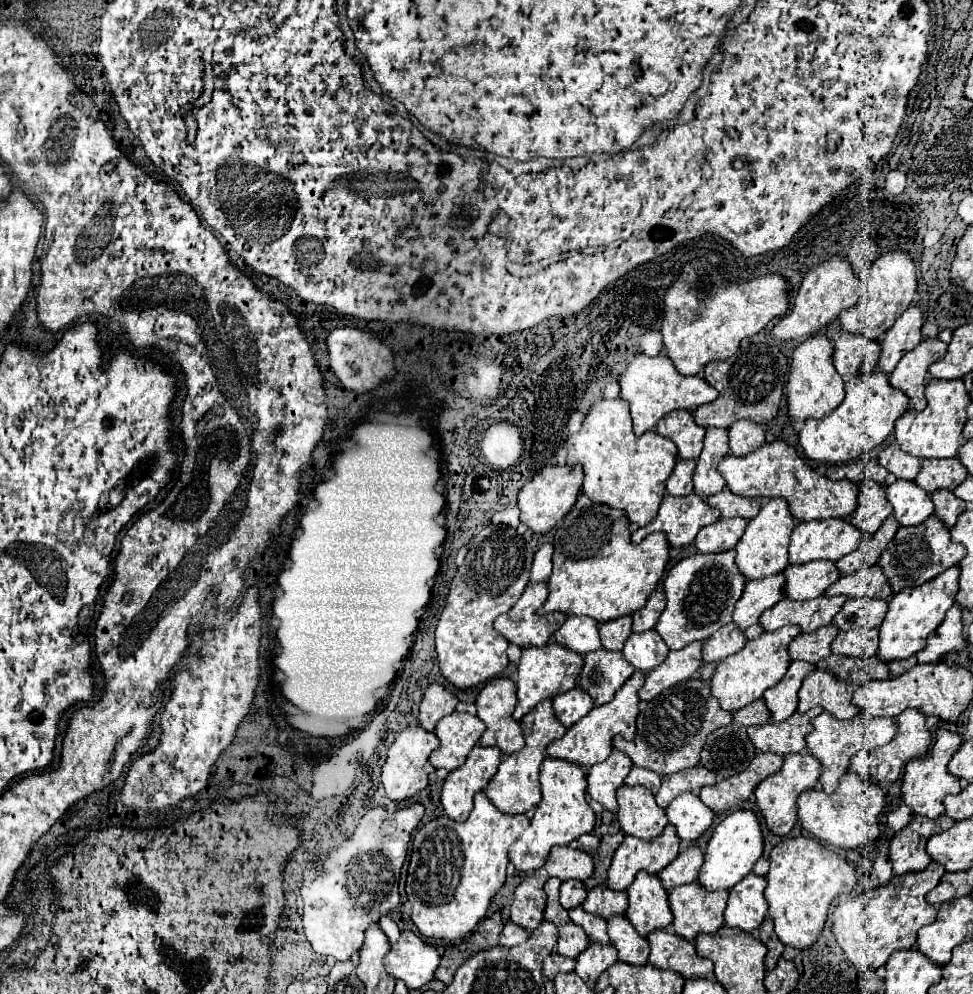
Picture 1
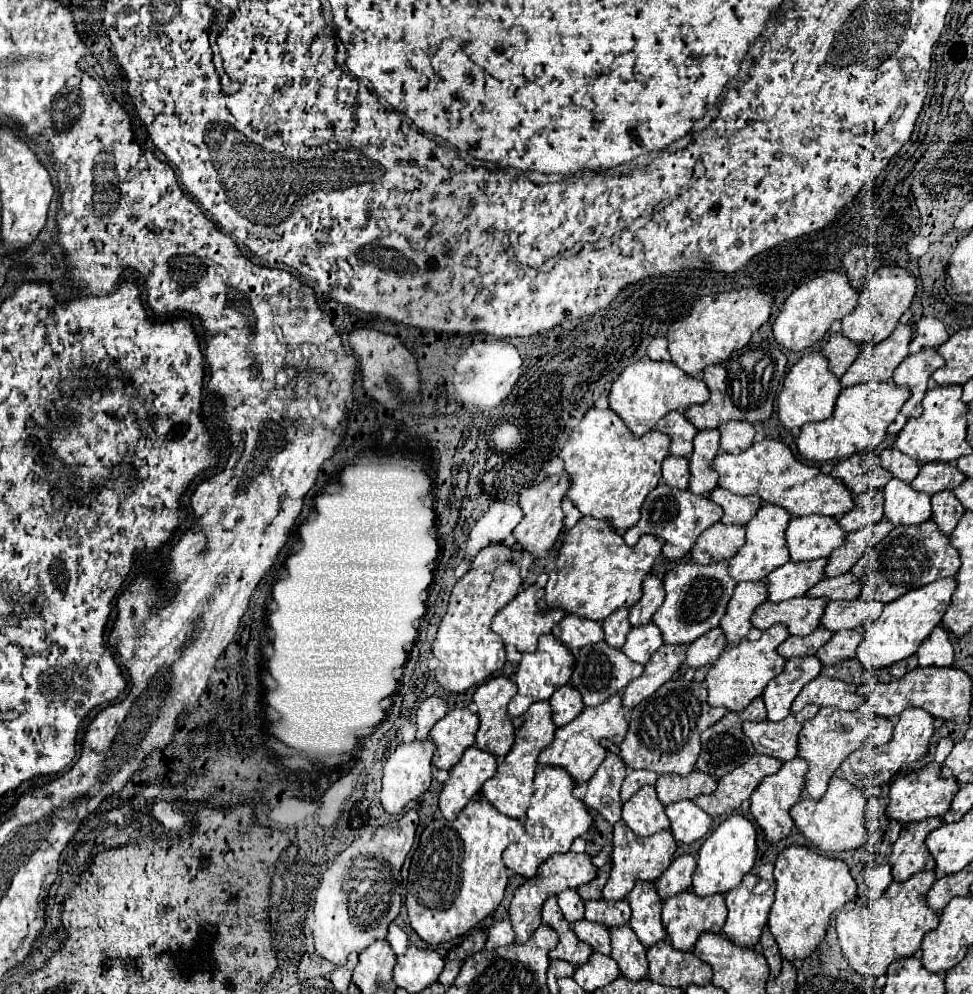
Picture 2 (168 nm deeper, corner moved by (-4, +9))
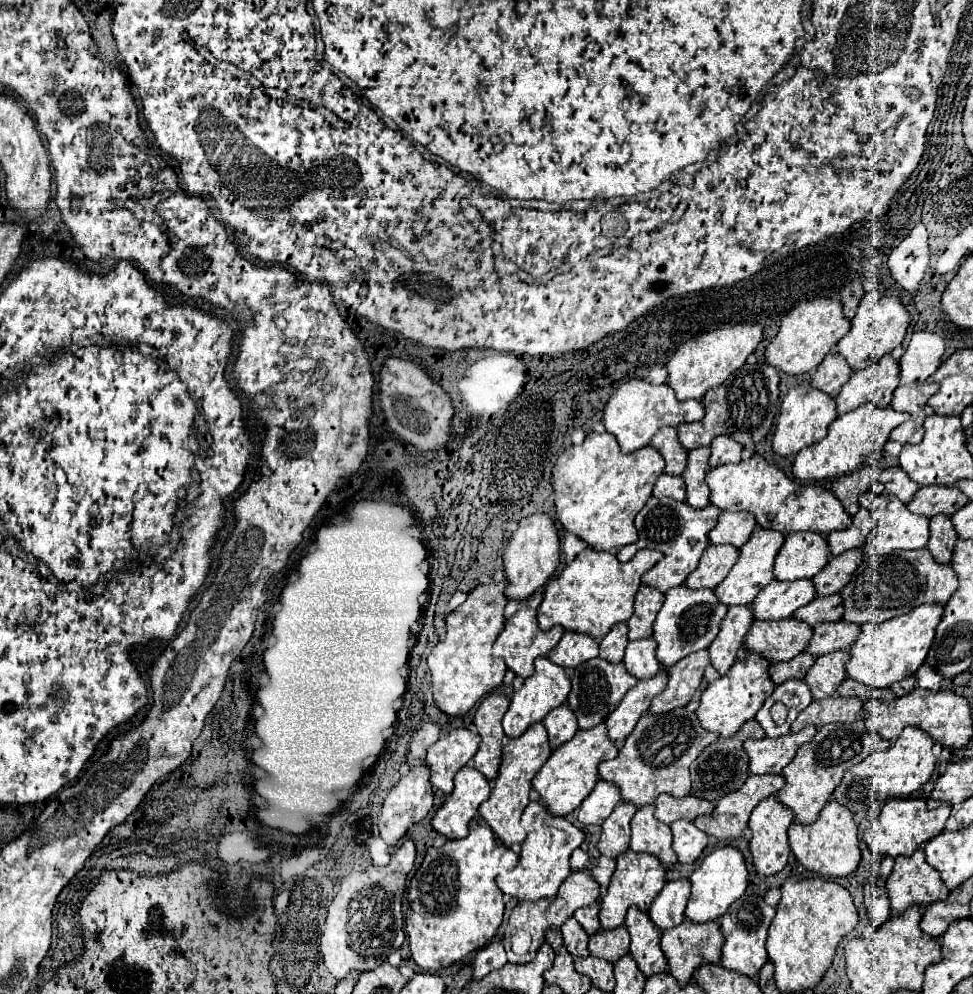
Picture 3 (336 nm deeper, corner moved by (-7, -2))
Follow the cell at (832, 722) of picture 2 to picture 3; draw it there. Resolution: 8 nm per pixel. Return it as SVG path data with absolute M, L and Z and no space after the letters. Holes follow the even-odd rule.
M827 724L819 728L815 738L803 744L795 758L783 768L785 788L781 788L775 798L793 812L797 822L813 824L819 816L819 810L827 804L831 792L841 782L843 772L863 762L863 758L867 758L867 754L873 750L887 750L889 746L891 744L887 740L867 732L865 728L859 728L857 724Z

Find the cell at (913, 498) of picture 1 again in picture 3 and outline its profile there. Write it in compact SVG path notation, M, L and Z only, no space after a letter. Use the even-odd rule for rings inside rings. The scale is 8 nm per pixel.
M873 494L867 502L867 508L871 516L875 518L875 528L869 534L867 542L861 546L865 552L865 558L875 558L875 556L887 556L893 550L919 550L927 546L929 540L929 520L917 514L911 514L899 498L893 494Z

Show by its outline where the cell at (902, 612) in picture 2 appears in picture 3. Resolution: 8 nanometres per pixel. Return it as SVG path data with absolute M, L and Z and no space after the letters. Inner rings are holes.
M917 606L915 610L903 614L901 618L891 618L887 622L881 622L881 624L867 624L867 626L861 626L861 634L859 638L855 640L855 644L849 648L849 662L847 662L847 676L857 680L857 682L863 682L871 688L889 688L893 682L899 682L907 676L913 676L919 666L925 662L925 656L927 656L927 650L931 648L931 642L933 642L933 636L935 636L935 626L939 624L939 618L943 616L943 606Z

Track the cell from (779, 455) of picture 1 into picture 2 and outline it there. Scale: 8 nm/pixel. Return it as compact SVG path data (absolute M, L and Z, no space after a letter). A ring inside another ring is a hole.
M762 439L738 455L720 453L714 459L714 469L720 473L720 487L726 487L736 495L758 495L762 501L784 507L788 513L792 513L792 517L804 517L812 513L842 517L854 507L852 493L844 481L832 475L822 475L818 467L798 461L786 443L776 439Z

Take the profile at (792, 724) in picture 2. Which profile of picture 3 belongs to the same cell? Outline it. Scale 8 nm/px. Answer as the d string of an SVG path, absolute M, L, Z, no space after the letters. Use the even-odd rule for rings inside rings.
M805 726L797 734L785 734L781 738L763 738L763 740L747 740L743 750L749 756L749 770L753 774L781 774L781 770L793 760L797 748L801 744L811 742L815 736L815 726Z

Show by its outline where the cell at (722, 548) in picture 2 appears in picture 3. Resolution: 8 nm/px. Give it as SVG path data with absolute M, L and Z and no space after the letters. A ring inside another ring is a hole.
M709 544L701 556L697 570L691 572L683 584L691 586L691 590L701 590L701 588L713 590L731 572L737 558L739 550L735 550L733 546Z

